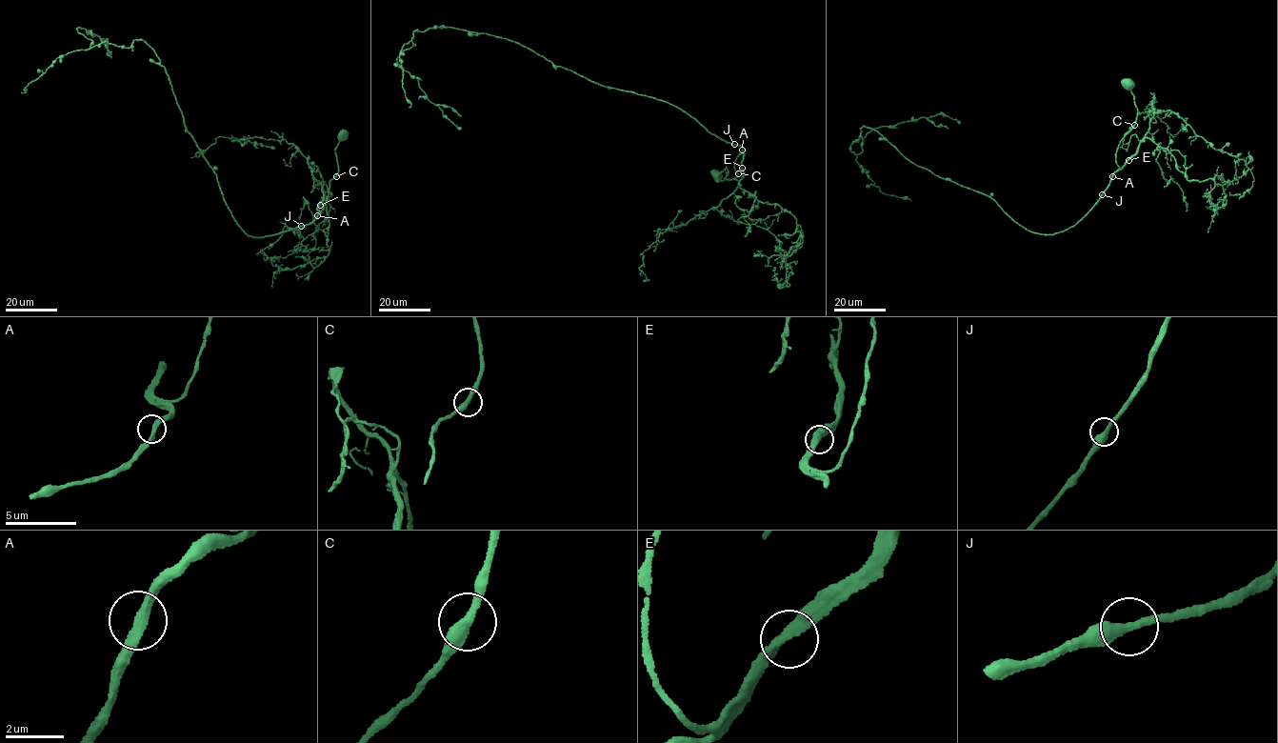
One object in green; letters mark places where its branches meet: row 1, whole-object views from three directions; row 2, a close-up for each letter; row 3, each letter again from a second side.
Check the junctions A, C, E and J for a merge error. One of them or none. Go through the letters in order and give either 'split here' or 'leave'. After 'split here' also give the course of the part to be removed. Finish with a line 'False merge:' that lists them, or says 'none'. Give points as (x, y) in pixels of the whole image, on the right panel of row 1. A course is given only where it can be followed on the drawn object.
A: leave
C: leave
E: leave
J: leave
False merge: none

